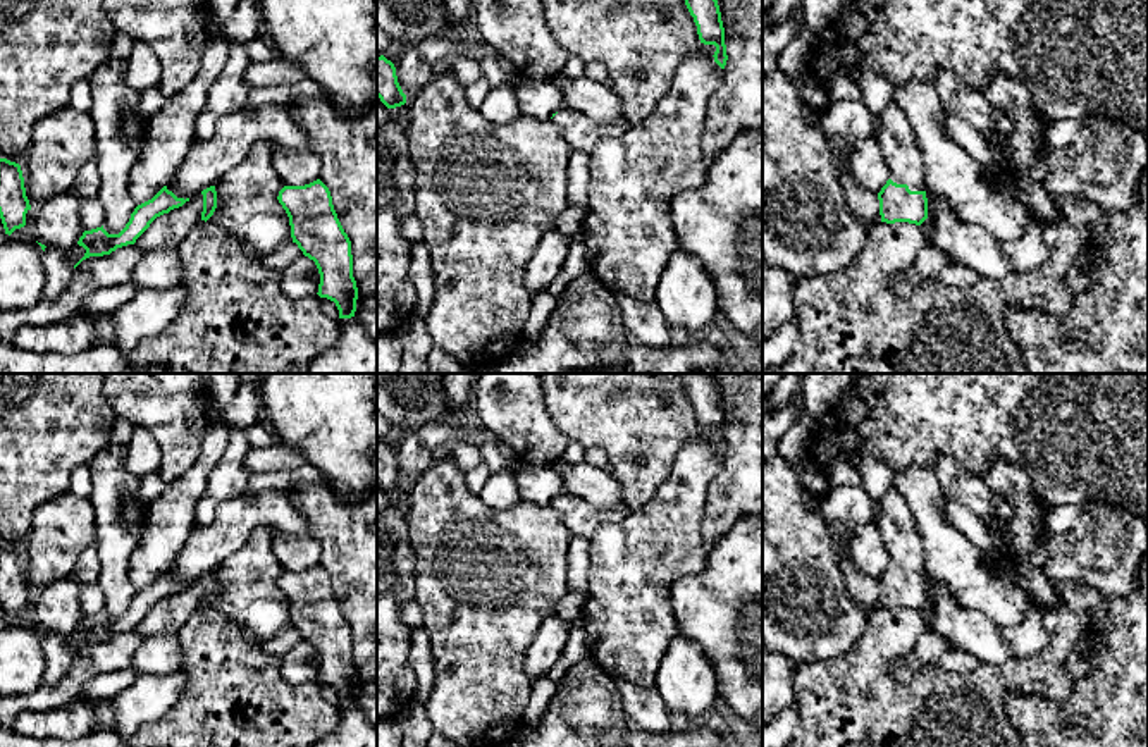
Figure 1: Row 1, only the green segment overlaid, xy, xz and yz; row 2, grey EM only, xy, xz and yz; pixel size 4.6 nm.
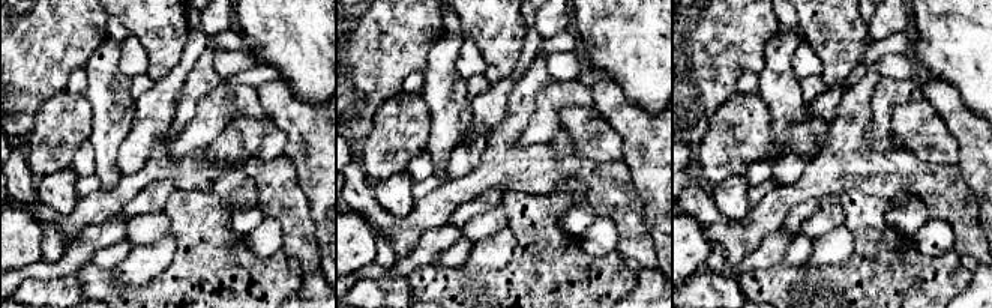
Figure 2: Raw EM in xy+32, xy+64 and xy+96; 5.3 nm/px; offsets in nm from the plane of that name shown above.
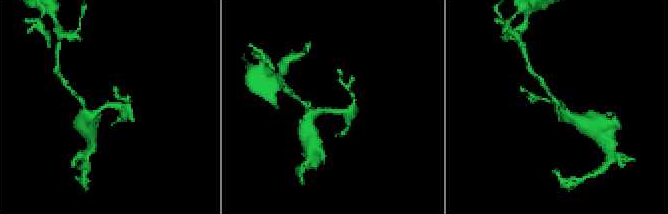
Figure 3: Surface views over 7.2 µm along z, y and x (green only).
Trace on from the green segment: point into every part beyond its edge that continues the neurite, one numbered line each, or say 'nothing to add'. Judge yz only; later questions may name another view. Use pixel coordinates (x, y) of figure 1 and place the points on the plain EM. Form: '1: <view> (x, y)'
1: yz (892, 515)

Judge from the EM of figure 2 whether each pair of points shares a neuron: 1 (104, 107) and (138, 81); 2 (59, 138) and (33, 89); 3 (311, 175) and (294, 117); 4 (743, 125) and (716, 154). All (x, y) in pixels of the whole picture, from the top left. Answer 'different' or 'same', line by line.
1: different
2: different
3: same
4: same

